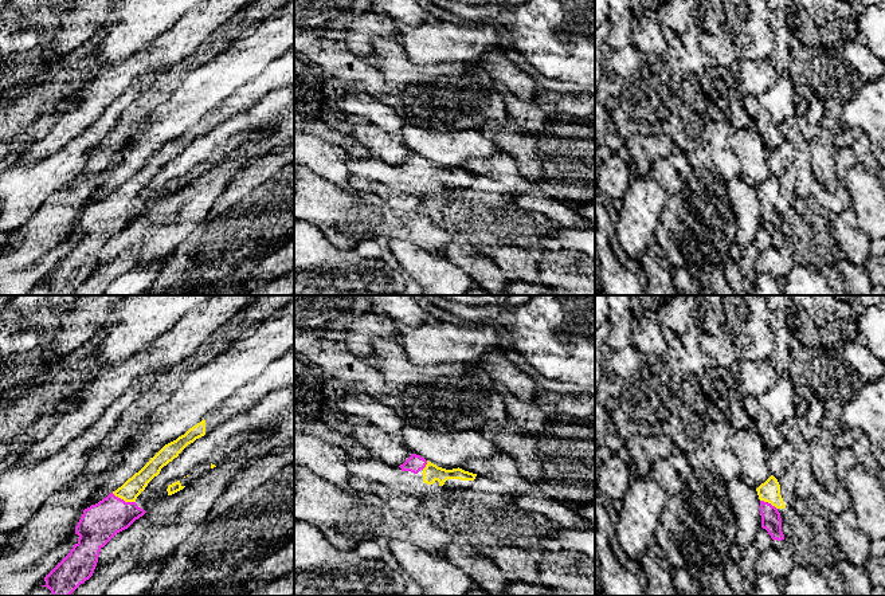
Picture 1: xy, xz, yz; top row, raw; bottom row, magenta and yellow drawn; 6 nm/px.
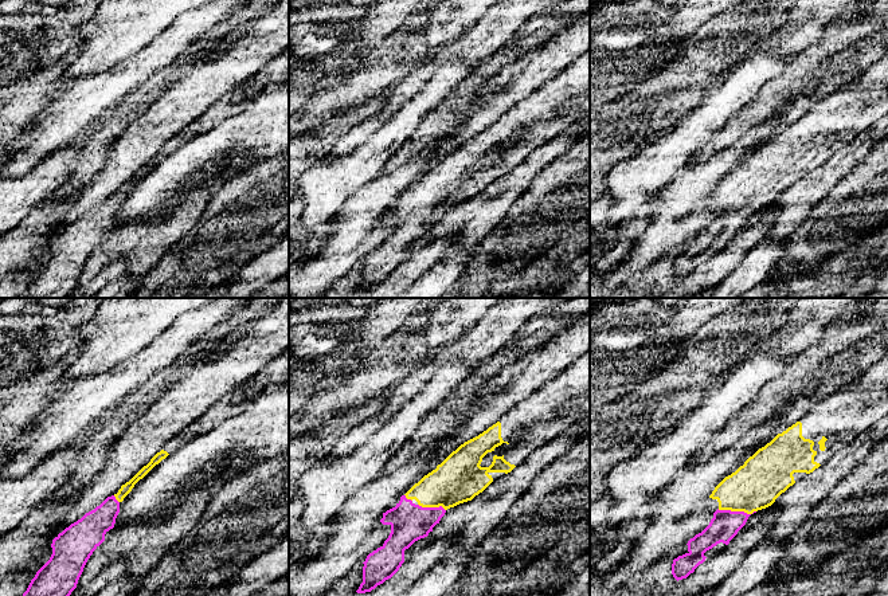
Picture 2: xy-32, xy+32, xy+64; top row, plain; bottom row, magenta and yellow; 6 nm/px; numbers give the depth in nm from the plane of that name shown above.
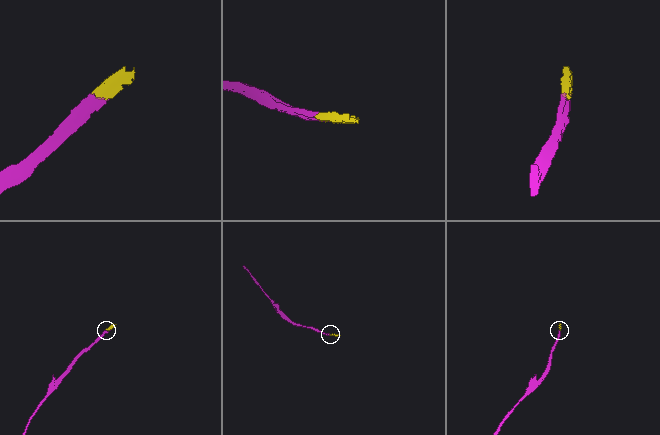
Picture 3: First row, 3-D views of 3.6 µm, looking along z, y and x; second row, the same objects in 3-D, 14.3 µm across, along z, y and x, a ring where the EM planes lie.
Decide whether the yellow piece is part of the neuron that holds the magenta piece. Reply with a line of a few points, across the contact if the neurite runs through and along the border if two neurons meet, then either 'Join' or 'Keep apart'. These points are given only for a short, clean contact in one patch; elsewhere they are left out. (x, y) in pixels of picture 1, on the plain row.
Line: xy (100, 222), (122, 199), (129, 191). Join

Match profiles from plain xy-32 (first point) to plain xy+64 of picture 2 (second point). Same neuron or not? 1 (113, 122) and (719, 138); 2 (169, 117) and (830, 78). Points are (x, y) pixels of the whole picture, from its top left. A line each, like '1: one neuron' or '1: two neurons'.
1: one neuron
2: one neuron

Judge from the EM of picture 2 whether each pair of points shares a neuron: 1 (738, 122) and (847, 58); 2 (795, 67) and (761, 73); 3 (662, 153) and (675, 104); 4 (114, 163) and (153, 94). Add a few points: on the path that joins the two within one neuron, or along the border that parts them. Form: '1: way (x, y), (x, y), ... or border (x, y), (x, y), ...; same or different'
1: border (833, 55), (813, 73), (809, 83); different
2: border (791, 58), (786, 67), (761, 90); different
3: border (704, 100), (681, 120); different
4: border (163, 93), (118, 137); different

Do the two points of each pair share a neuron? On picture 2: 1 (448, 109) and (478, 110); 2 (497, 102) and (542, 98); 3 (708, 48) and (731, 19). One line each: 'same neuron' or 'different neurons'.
1: different neurons
2: different neurons
3: same neuron

